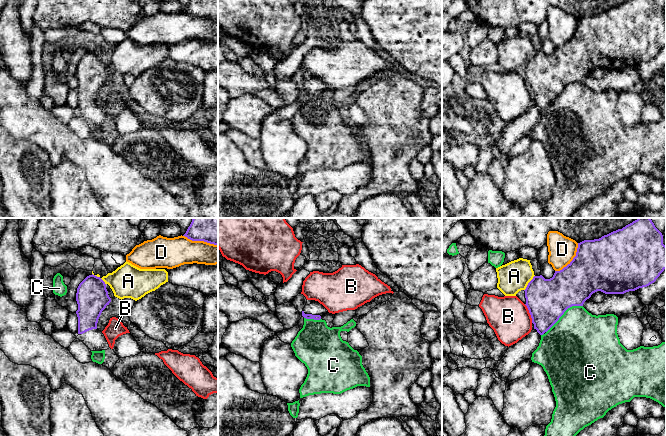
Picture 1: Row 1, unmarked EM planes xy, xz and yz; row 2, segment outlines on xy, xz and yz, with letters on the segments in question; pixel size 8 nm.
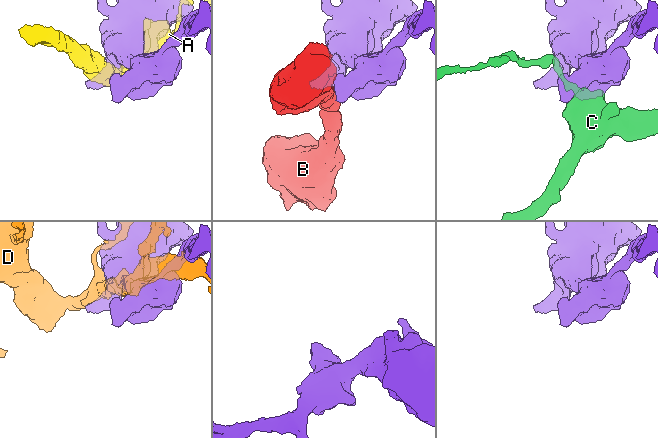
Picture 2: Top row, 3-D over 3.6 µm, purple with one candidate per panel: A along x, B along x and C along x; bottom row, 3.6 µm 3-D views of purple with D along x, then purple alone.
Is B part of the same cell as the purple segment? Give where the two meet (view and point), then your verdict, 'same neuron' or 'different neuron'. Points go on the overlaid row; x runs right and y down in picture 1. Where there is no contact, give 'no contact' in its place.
yz (529, 312) | different neuron

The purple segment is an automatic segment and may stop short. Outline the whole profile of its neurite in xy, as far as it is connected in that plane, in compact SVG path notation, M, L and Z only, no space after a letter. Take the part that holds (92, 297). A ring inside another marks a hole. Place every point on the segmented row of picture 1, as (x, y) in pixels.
M95 275L87 276L78 286L76 293L78 310L78 336L91 351L109 349L104 334L97 329L102 311L111 302L105 282Z

